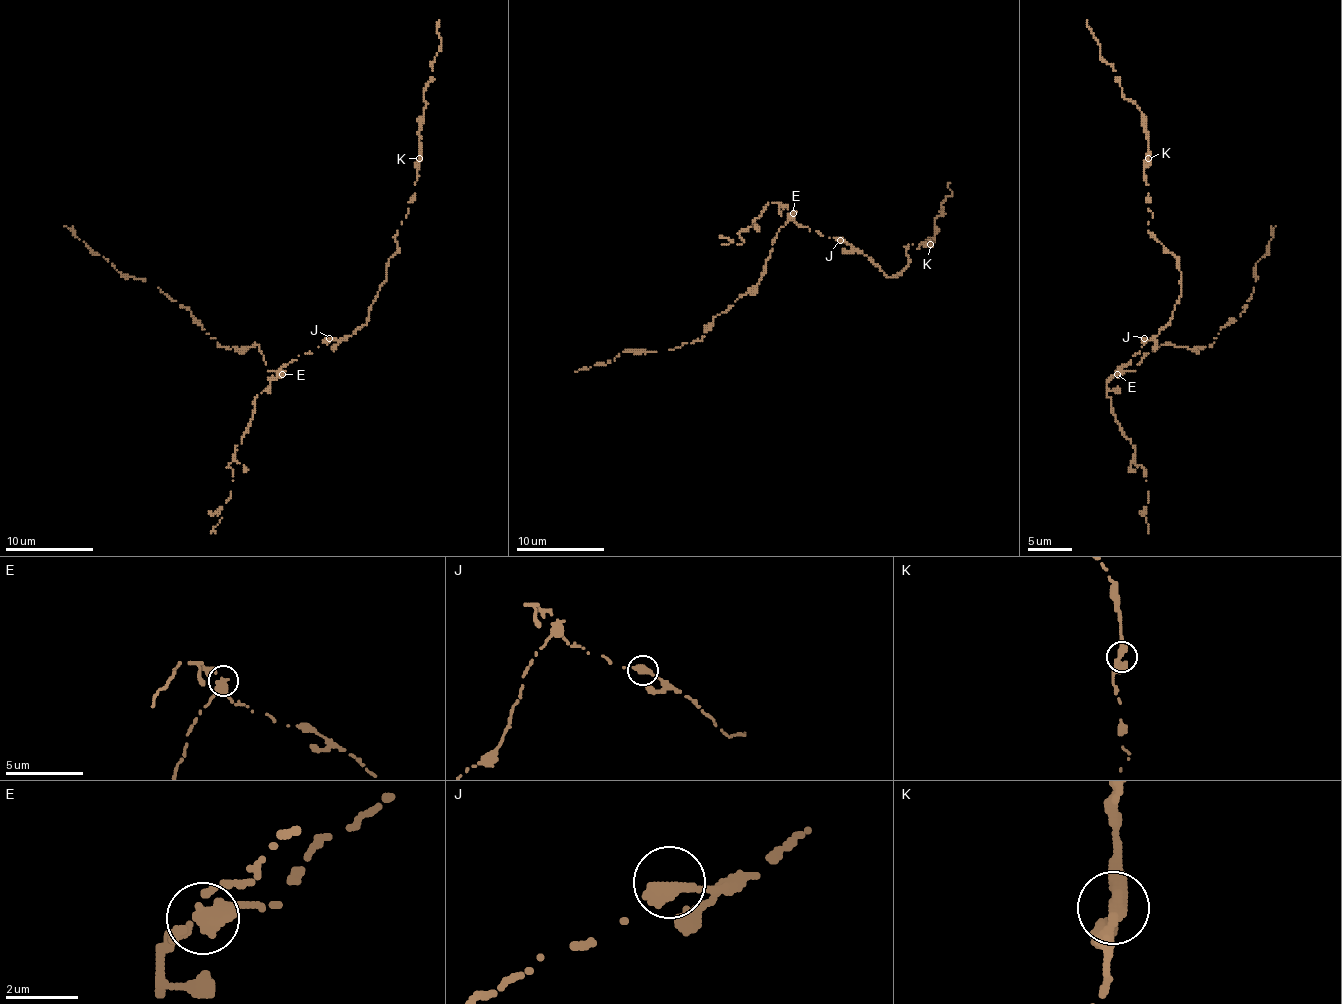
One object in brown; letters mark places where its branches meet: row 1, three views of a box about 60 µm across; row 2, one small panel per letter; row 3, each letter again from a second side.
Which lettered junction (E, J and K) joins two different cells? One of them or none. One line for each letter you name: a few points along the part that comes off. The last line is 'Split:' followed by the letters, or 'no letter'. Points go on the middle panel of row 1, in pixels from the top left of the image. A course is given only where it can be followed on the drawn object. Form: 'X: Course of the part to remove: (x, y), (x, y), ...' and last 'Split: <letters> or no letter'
E: Course of the part to remove: (792, 213), (779, 231), (761, 279), (713, 319), (704, 336), (669, 349), (623, 352), (606, 365), (575, 371)
Split: E

